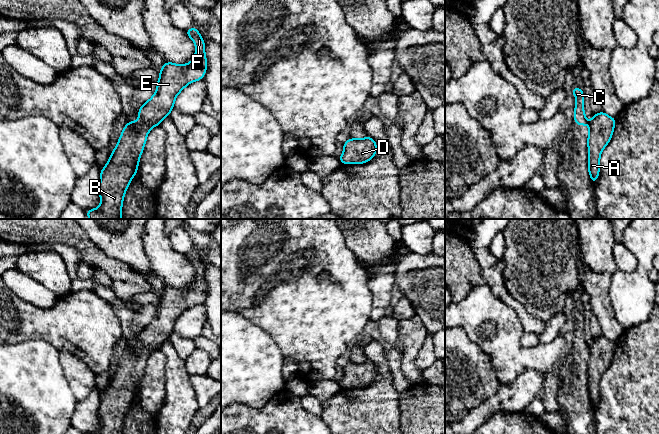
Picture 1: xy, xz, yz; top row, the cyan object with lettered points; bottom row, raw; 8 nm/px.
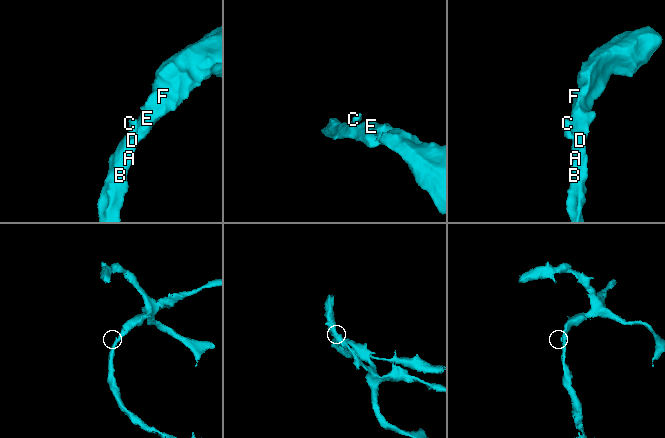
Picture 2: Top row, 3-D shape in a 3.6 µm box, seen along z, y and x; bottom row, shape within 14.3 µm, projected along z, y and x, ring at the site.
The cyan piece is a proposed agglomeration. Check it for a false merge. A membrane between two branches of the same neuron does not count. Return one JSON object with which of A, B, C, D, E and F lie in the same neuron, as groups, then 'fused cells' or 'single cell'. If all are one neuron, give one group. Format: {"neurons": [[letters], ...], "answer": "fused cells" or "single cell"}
{"neurons": [["A", "B", "D", "E", "F"], ["C"]], "answer": "fused cells"}

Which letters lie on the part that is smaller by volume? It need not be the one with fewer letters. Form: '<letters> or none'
C

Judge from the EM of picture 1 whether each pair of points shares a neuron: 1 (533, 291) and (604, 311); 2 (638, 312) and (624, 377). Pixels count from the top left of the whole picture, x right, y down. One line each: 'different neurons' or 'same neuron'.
1: same neuron
2: different neurons

